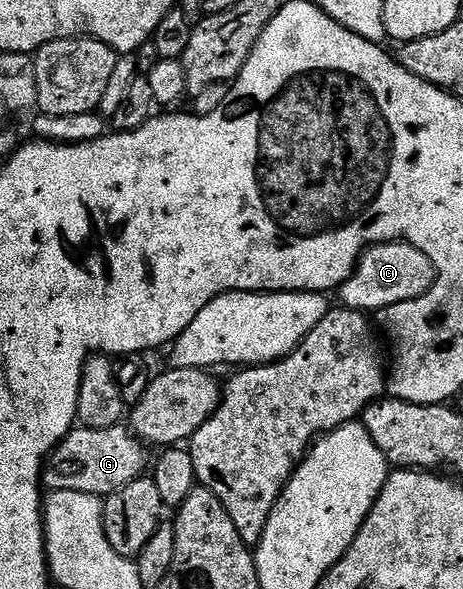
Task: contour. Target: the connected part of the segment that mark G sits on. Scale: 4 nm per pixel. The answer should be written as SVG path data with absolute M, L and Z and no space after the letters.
M126 425L104 430L72 429L43 464L42 485L48 491L89 492L106 496L144 477L149 470L148 447Z

